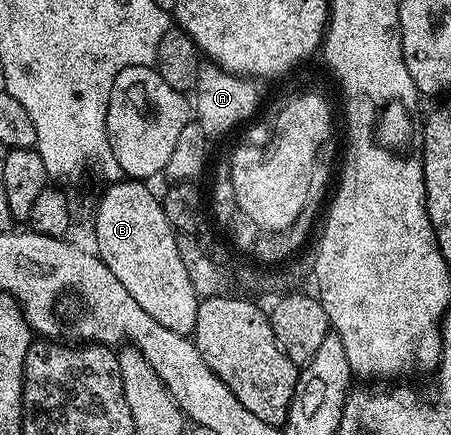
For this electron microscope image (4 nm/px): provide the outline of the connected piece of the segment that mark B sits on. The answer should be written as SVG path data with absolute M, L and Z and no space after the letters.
M122 178L99 198L94 212L96 254L104 266L120 278L120 286L124 286L160 326L168 326L168 330L176 330L181 336L190 336L196 326L200 298L180 260L179 233L168 222L161 199L146 187L143 181Z

